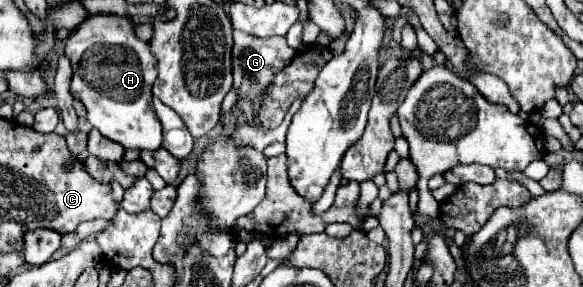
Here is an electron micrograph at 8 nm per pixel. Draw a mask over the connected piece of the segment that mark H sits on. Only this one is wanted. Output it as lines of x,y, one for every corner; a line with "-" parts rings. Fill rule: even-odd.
88,17
66,43
72,61
72,95
86,105
88,121
110,141
126,149
156,151
162,147
162,125
152,107
152,85
158,75
150,45
134,35
130,17

